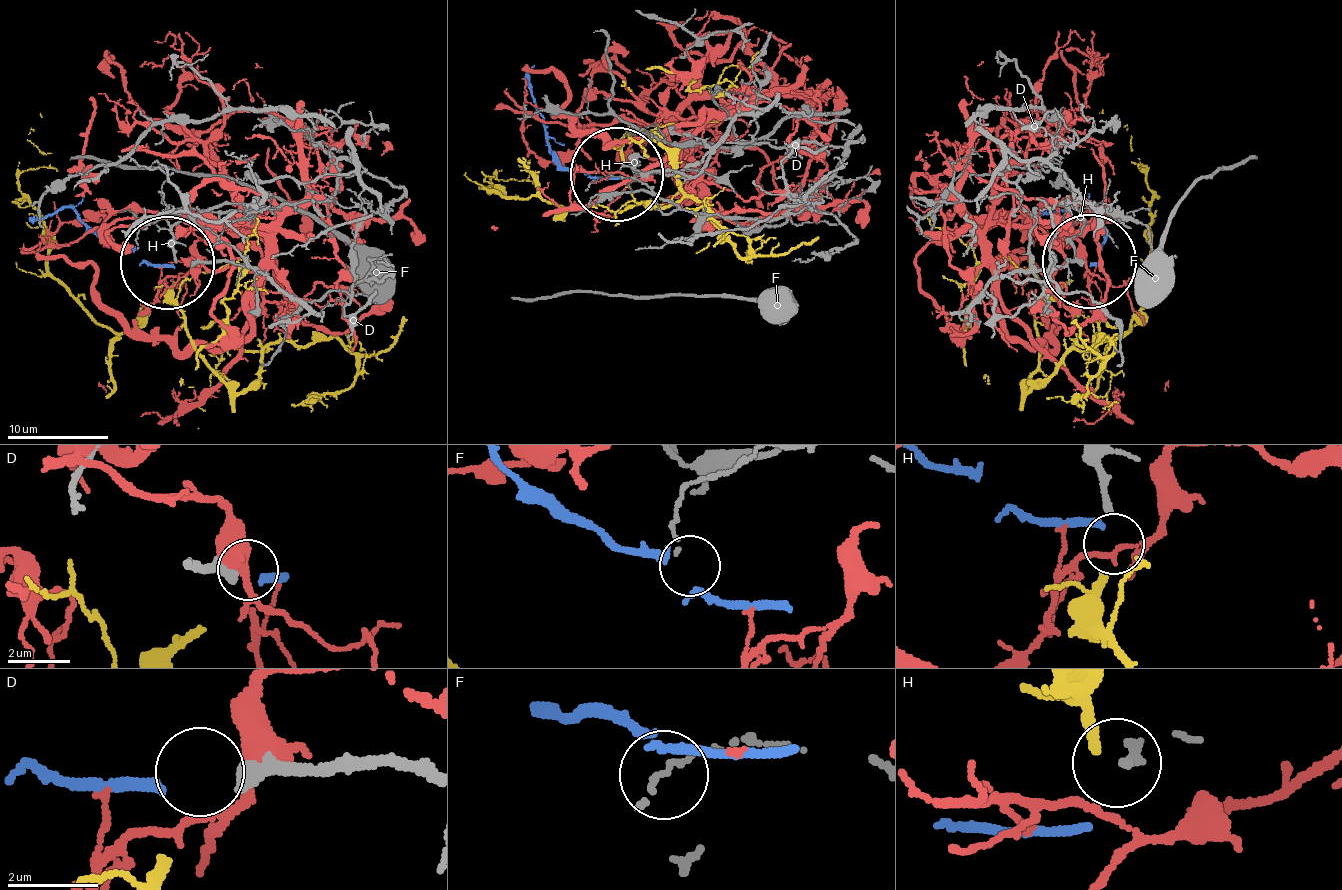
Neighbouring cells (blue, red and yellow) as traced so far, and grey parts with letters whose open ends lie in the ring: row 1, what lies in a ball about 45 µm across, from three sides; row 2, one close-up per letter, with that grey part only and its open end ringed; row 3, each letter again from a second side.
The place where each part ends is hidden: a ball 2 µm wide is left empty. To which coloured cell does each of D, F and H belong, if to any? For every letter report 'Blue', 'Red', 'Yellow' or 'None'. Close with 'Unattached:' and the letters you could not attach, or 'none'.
D: Blue
F: None
H: Yellow
Unattached: F

